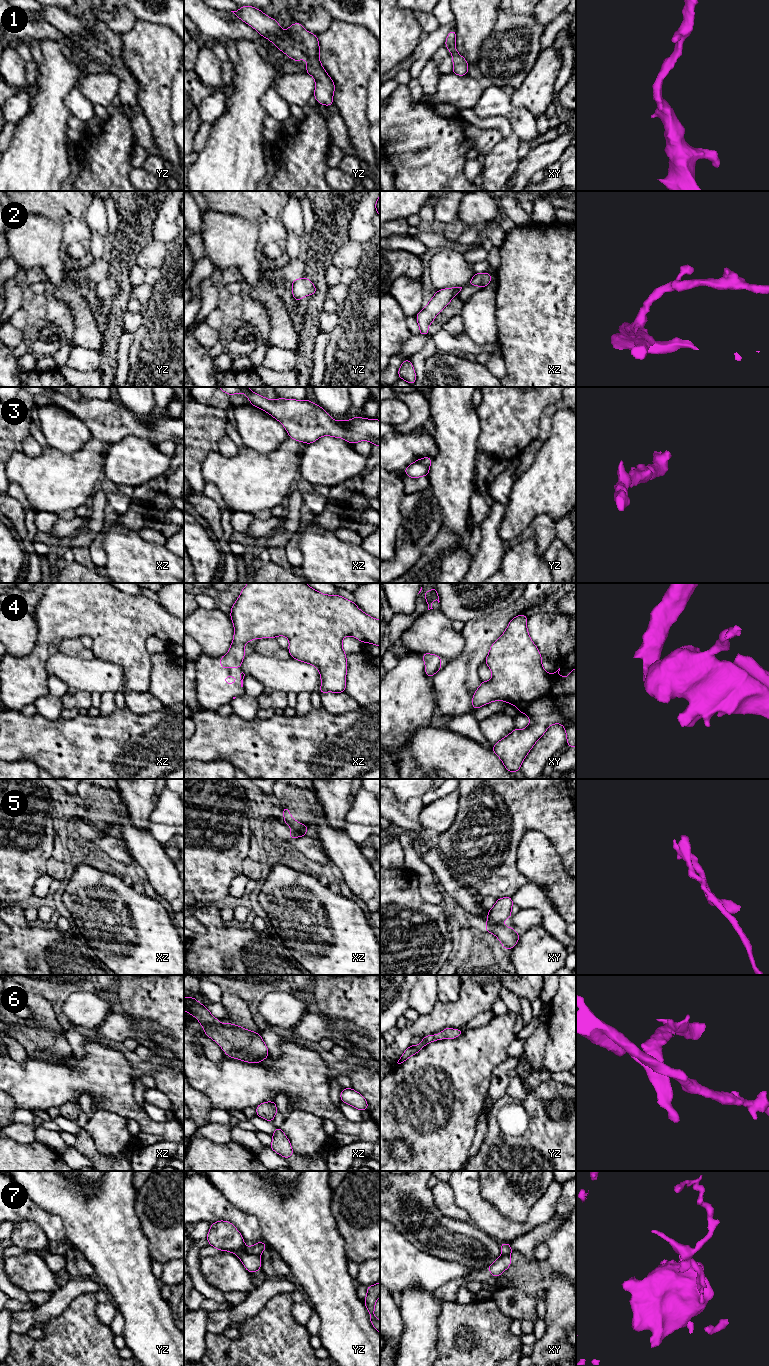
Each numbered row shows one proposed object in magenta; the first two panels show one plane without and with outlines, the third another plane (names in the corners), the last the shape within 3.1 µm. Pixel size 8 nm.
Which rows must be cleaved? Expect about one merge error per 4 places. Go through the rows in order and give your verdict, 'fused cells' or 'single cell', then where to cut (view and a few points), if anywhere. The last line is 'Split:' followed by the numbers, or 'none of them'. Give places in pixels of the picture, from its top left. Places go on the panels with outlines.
1: single cell | no cut
2: single cell | no cut
3: single cell | no cut
4: single cell | no cut
5: fused cells | xz (306, 829), (301, 832), (292, 831)
6: fused cells | xz (224, 1025), (231, 1043), (226, 1053)
7: fused cells | yz (248, 1247), (253, 1253), (259, 1255)
Split: 5, 6, 7

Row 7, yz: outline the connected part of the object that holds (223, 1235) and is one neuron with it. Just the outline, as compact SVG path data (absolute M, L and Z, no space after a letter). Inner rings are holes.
M219 1220L212 1223L206 1239L216 1249L236 1254L248 1272L254 1273L261 1269L260 1255L250 1251L241 1233L231 1222Z

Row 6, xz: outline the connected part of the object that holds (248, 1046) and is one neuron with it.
M224 1022L224 1026L228 1030L226 1036L232 1043L227 1056L255 1064L268 1057L268 1048L260 1034L227 1022Z

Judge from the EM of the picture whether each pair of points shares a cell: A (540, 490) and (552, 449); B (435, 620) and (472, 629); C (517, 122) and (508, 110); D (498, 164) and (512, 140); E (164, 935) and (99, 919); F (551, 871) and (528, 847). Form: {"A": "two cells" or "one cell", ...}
{"A": "one cell", "B": "two cells", "C": "one cell", "D": "one cell", "E": "one cell", "F": "one cell"}

